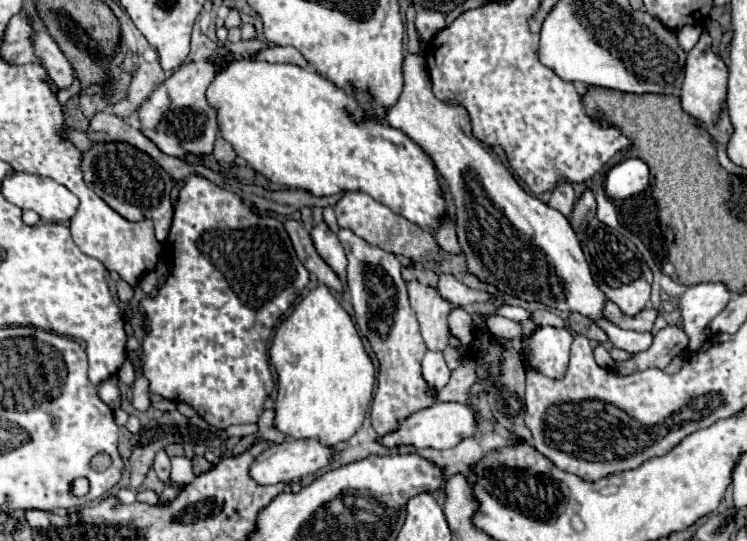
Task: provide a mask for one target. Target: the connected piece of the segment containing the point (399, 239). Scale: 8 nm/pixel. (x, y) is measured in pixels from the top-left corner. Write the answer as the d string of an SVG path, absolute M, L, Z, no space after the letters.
M350 191L344 193L342 199L336 203L336 217L338 217L338 225L344 229L354 231L358 237L362 237L364 241L368 241L374 247L380 247L392 255L402 255L408 257L414 263L422 263L422 261L440 261L440 245L436 243L432 231L426 231L414 223L410 223L408 219L404 219L402 215L392 213L386 205L374 201L370 195L360 193L360 191Z

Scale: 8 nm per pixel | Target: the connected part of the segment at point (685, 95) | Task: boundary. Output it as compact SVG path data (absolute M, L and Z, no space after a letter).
M708 19L702 25L702 35L700 41L694 45L692 51L688 51L688 59L686 59L686 77L682 83L682 109L692 115L694 119L698 119L702 125L710 127L716 125L722 113L722 107L726 103L726 95L728 95L728 67L726 63L712 53L710 45L712 45L712 37L708 33L706 27Z

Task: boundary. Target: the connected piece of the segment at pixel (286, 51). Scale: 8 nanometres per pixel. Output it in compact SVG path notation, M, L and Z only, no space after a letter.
M268 45L254 55L248 55L250 61L268 61L268 63L292 63L298 67L306 67L306 59L302 53L294 47L278 47L278 45Z

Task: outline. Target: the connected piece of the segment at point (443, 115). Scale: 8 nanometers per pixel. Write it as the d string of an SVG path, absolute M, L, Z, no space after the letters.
M408 53L404 57L404 89L400 99L386 109L384 121L404 131L432 155L438 173L452 193L458 241L470 273L480 281L496 285L496 289L506 295L540 301L560 311L582 313L604 329L614 347L632 355L652 345L652 333L626 331L604 317L606 295L594 283L580 241L568 219L528 195L508 167L502 165L500 157L472 135L472 119L464 105L452 107L434 97L424 55Z

